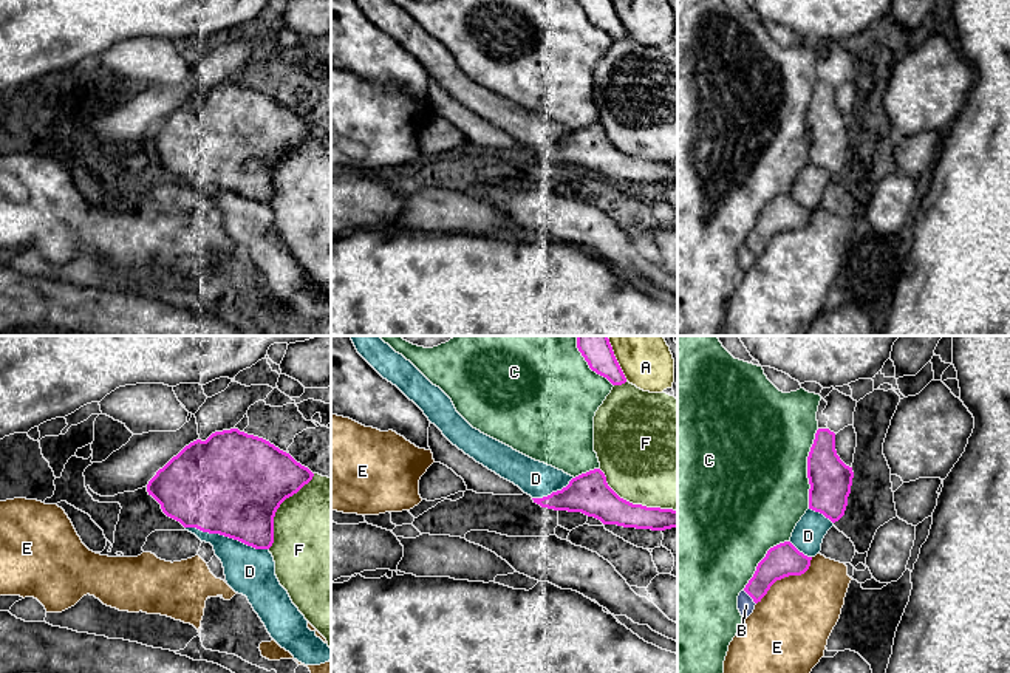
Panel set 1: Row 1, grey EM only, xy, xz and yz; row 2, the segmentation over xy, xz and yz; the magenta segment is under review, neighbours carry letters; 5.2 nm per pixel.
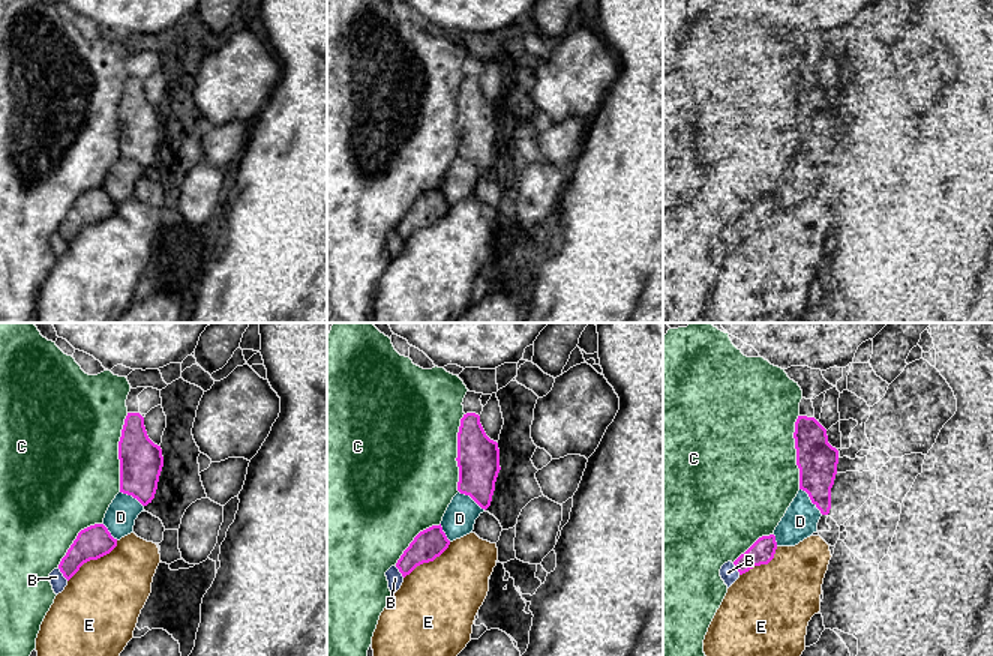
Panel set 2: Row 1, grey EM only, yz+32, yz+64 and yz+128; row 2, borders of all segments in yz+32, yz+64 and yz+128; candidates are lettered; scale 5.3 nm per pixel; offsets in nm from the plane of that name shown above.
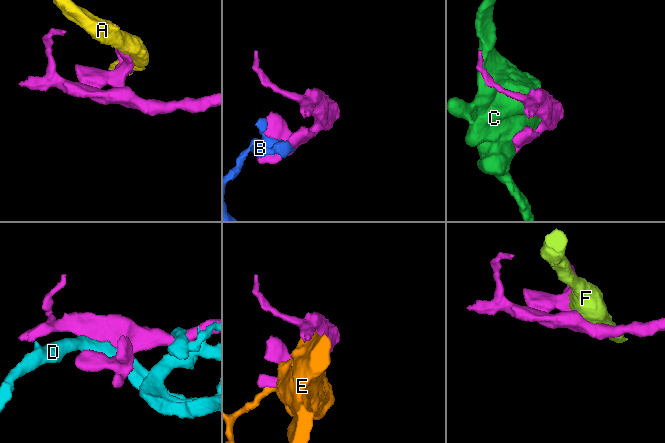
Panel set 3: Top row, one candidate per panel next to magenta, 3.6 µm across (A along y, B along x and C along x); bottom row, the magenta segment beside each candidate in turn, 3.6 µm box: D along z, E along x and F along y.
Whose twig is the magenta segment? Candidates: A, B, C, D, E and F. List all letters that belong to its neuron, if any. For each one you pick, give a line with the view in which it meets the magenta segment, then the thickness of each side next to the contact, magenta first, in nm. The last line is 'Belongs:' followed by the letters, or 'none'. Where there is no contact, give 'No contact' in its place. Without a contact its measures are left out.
D: Touches magenta in xy. Thickness 500 nm (magenta) against 240 nm
Belongs: D

